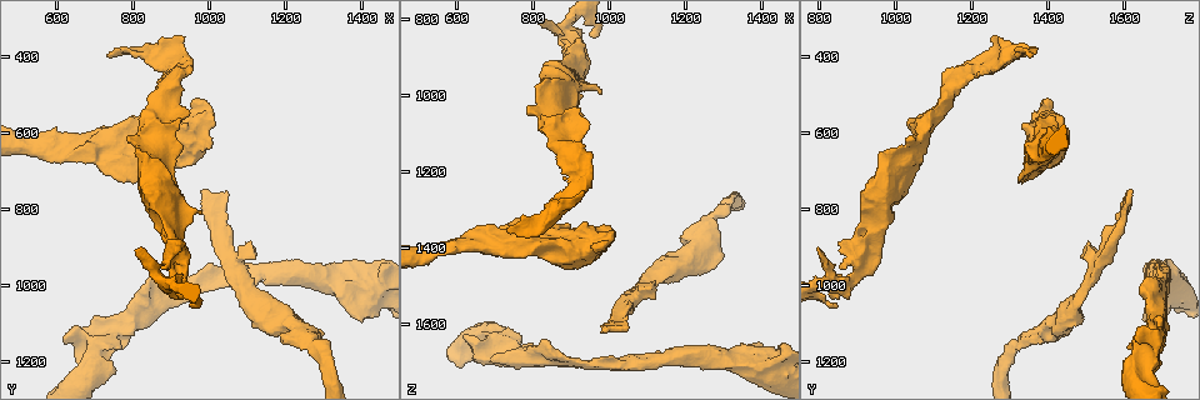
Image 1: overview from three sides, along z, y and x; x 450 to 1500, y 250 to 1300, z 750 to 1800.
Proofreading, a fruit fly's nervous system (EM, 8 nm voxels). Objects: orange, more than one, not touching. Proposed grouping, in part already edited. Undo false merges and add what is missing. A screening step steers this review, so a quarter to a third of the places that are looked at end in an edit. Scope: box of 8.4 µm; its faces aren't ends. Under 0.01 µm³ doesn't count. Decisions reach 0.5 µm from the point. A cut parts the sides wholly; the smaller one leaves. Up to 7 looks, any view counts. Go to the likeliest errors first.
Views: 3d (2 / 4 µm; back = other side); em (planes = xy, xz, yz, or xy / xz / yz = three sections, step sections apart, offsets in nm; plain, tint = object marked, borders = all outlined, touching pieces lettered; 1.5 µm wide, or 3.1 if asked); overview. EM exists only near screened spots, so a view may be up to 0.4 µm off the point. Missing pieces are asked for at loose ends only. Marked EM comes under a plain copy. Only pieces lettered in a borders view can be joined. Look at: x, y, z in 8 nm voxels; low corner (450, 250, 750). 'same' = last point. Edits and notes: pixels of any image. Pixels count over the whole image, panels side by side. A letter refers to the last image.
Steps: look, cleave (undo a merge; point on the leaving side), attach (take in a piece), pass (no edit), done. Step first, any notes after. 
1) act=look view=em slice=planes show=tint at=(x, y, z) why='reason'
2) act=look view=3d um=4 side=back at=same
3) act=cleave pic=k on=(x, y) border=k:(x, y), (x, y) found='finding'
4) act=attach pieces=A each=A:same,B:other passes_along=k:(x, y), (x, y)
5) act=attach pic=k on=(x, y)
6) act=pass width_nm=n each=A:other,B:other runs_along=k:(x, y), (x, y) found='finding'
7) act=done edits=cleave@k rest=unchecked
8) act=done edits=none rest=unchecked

act=look view=3d um=2 at=(740, 400, 1355) why='thin end'

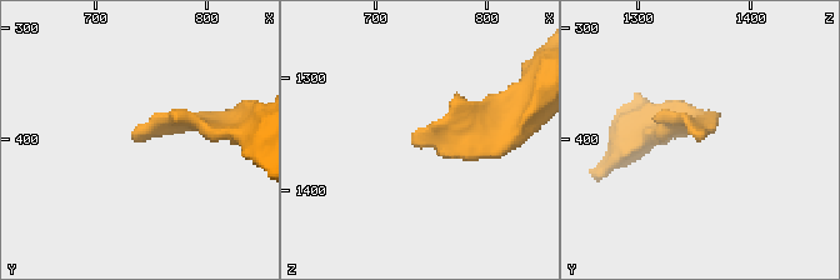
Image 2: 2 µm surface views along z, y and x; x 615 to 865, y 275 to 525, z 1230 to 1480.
act=look view=em slice=planes show=borders at=(734, 396, 1354) why='need the tissue'

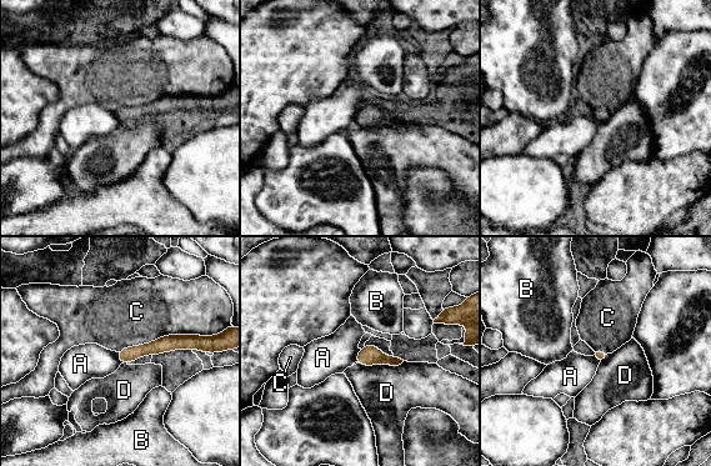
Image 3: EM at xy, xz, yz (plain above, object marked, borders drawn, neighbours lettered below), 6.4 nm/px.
act=pass each=A:other,B:other,C:other,D:other runs_along=3:(194, 342), (169, 342), (120, 354) found='no lettered piece goes on from it'

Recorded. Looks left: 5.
act=look view=em slice=planes show=borders at=(895, 865, 950) why='calibre changes'

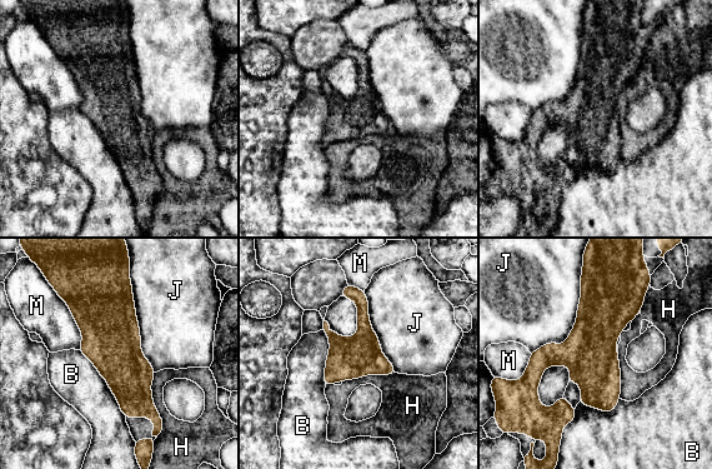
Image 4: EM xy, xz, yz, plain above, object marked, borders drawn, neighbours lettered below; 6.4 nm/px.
act=pass each=B:other,H:other,J:other,M:other border=4:(79, 349), (106, 382), (125, 419) found='continuous, no second cell'

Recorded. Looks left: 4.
act=look view=em slice=xy step=4 show=borders at=(945, 580, 1335) why='thick end'

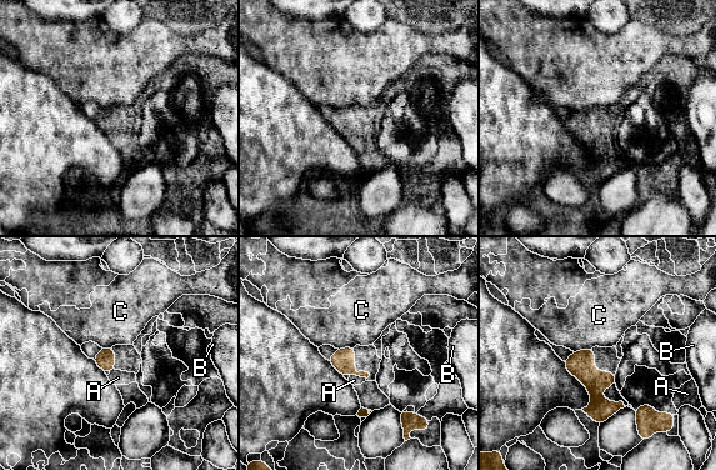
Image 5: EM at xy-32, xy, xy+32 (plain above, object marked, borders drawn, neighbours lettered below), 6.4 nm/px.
act=look view=em slice=planes show=borders at=same

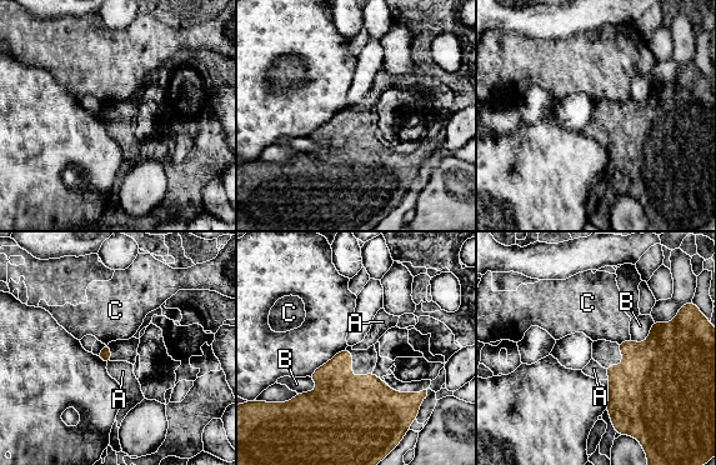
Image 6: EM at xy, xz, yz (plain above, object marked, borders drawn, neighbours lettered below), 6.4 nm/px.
act=attach pieces=A each=A:same,B:other,C:other found='the cell continues'

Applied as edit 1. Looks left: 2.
act=done edits=attach@6 rest=unchecked

